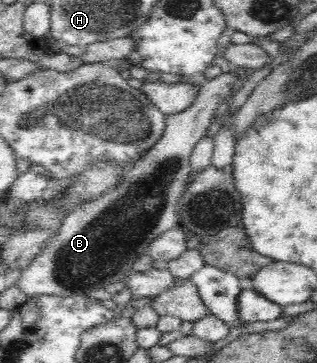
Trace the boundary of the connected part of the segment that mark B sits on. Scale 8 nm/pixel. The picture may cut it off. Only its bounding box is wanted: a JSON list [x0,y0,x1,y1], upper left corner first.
[16,72,235,297]

